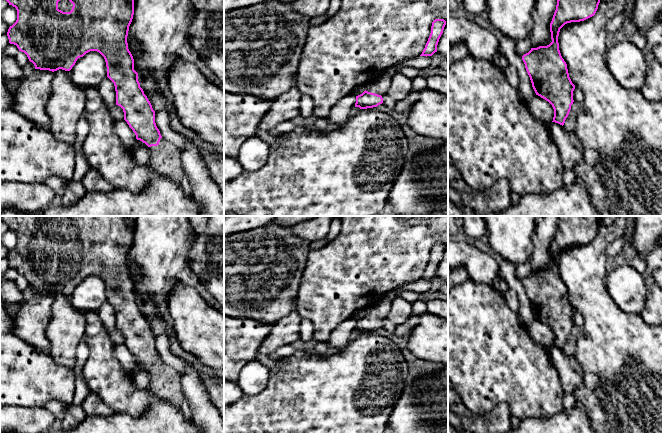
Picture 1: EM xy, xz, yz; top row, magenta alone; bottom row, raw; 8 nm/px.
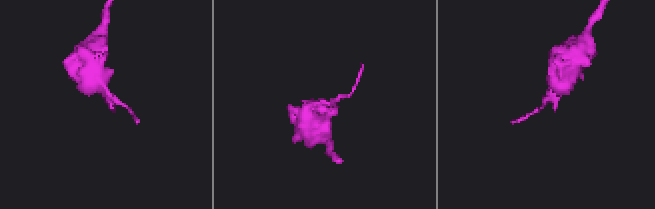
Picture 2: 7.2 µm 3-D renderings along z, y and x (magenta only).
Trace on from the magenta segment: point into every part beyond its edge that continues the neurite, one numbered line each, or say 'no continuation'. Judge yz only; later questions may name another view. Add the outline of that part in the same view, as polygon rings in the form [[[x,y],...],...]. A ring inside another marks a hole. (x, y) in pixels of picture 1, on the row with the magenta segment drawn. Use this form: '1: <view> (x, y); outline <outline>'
no continuation

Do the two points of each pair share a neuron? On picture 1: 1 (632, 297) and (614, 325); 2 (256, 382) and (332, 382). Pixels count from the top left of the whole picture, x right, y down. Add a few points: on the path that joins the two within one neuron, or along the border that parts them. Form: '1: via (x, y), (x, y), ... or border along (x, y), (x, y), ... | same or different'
1: border along (608, 293), (623, 311), (639, 313) | different
2: border along (270, 370), (267, 384), (259, 392), (247, 395) | different

